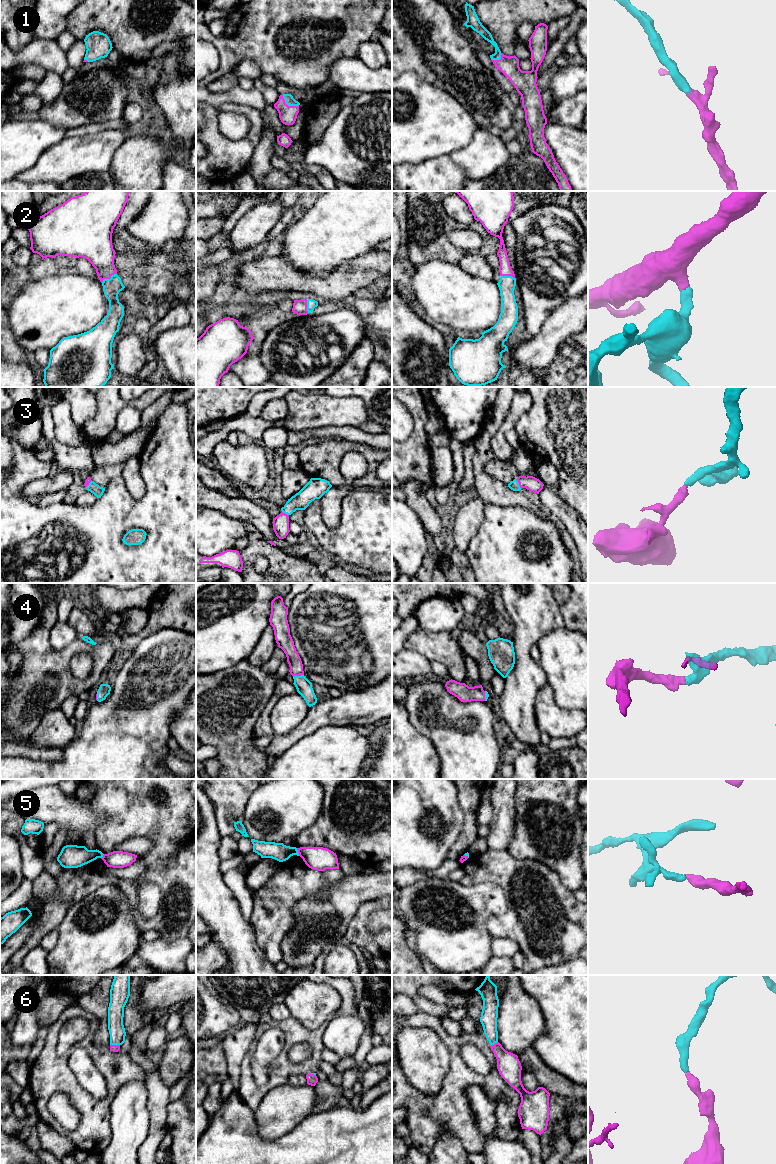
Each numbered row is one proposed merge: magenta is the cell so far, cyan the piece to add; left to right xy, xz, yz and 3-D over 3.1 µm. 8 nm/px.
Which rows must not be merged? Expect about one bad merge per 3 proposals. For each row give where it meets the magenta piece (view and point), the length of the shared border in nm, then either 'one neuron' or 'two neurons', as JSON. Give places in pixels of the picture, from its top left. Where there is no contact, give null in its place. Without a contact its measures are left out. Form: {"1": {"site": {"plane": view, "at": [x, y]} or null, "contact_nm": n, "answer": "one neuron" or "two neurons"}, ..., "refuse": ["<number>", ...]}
{"1": {"site": {"plane": "xz", "at": [287, 105]}, "contact_nm": 160, "answer": "one neuron"}, "2": {"site": {"plane": "xy", "at": [108, 278]}, "contact_nm": 140, "answer": "one neuron"}, "3": {"site": {"plane": "yz", "at": [519, 484]}, "contact_nm": 90, "answer": "one neuron"}, "4": {"site": {"plane": "xz", "at": [298, 675]}, "contact_nm": 90, "answer": "one neuron"}, "5": {"site": {"plane": "xz", "at": [298, 852]}, "contact_nm": 70, "answer": "two neurons"}, "6": {"site": {"plane": "xy", "at": [115, 1045]}, "contact_nm": 80, "answer": "one neuron"}, "refuse": ["5"]}

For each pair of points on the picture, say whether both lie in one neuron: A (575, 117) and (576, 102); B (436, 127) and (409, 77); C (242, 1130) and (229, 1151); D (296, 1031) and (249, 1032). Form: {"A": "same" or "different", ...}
{"A": "same", "B": "same", "C": "same", "D": "different"}

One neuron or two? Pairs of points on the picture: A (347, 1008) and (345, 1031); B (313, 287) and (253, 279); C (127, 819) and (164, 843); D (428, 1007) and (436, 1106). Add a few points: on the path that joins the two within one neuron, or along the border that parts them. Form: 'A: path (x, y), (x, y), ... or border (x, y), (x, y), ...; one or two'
A: border (357, 1013), (346, 1015); two
B: path (298, 281), (293, 279), (268, 279); one
C: path (136, 819), (152, 835), (155, 835); one
D: border (420, 1010), (434, 1015), (440, 1020); two

